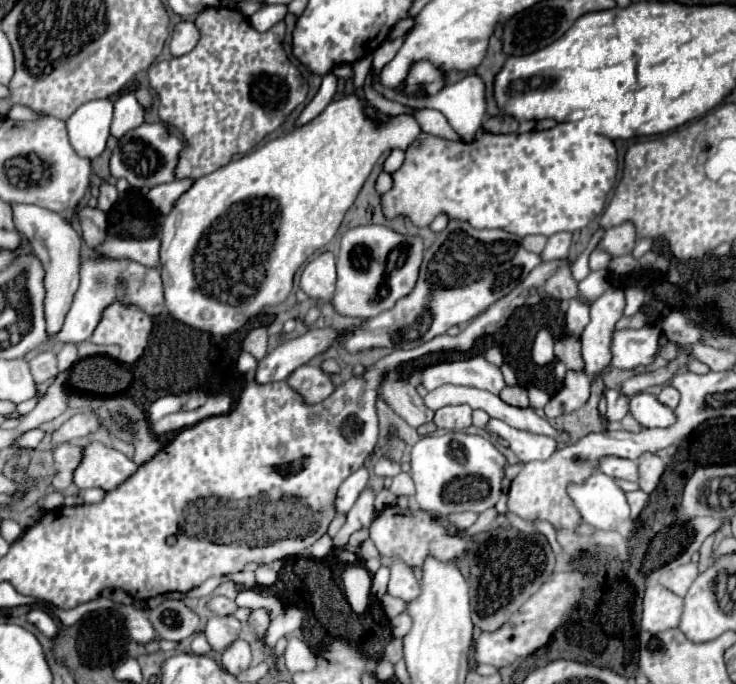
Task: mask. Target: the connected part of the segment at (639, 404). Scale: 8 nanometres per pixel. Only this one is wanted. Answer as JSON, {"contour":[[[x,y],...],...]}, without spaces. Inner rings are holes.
{"contour":[[[639,392],[629,400],[629,412],[633,412],[633,418],[645,428],[667,428],[675,422],[673,410],[647,392]]]}

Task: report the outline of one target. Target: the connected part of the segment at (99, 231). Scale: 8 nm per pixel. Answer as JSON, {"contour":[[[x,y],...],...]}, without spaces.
{"contour":[[[83,206],[75,210],[75,218],[79,222],[81,228],[81,236],[83,240],[95,248],[97,244],[101,244],[107,238],[107,222],[105,222],[105,212],[99,208],[91,208],[91,206]]]}

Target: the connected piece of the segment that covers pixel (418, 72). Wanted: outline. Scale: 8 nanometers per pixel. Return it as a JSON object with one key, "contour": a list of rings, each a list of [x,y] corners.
{"contour":[[[417,62],[407,78],[405,94],[415,94],[419,88],[423,88],[429,96],[437,94],[437,90],[443,88],[443,76],[431,62]]]}

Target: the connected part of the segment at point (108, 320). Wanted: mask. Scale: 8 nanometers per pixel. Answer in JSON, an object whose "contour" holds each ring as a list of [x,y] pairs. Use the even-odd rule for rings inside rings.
{"contour":[[[119,302],[103,312],[103,320],[91,336],[93,344],[117,344],[121,348],[119,362],[135,362],[149,344],[151,316],[139,308],[125,308]]]}

